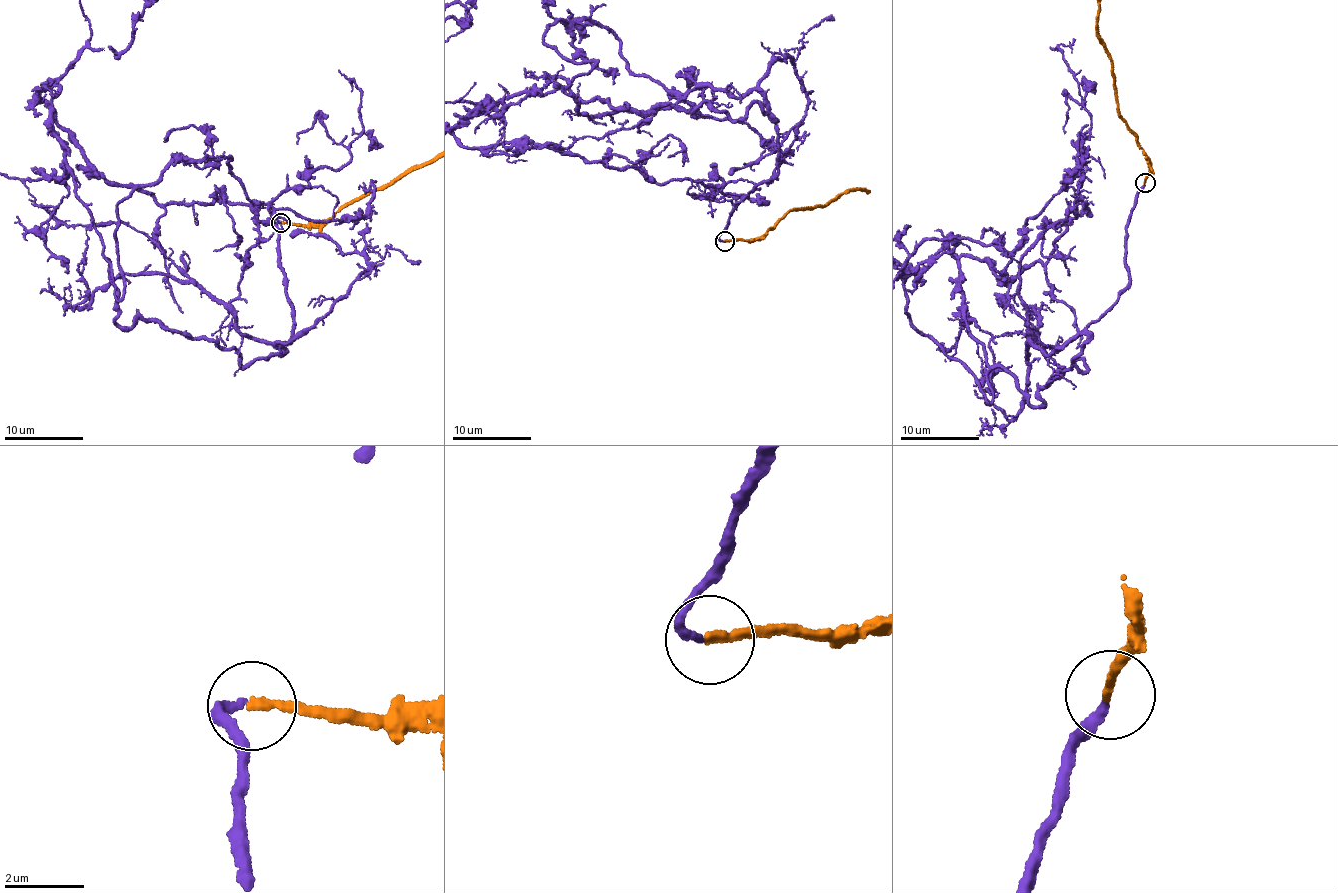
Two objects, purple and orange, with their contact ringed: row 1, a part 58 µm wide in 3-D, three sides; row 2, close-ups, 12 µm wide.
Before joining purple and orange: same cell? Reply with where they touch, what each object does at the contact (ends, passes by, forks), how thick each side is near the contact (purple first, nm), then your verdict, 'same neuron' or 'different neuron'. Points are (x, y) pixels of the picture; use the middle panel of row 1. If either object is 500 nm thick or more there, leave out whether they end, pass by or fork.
at (724, 241); purple ends there; orange ends there; 190 nm thick on the purple side, 220 nm on the other; same neuron

